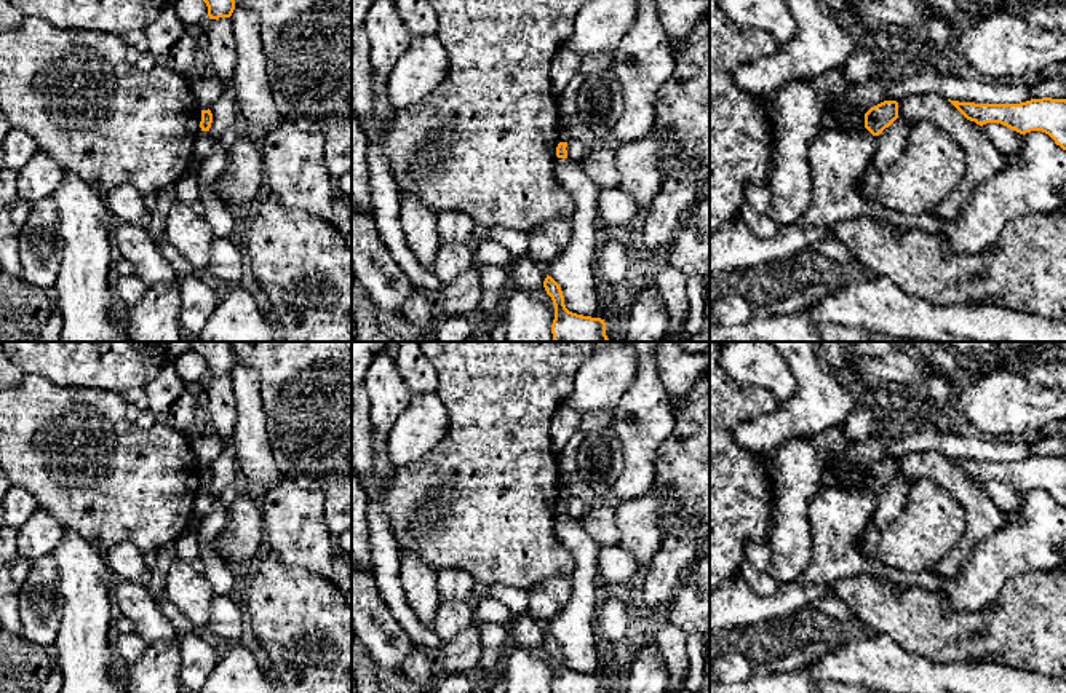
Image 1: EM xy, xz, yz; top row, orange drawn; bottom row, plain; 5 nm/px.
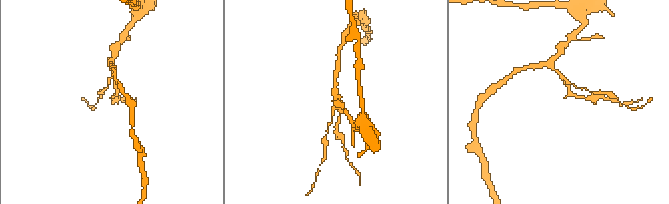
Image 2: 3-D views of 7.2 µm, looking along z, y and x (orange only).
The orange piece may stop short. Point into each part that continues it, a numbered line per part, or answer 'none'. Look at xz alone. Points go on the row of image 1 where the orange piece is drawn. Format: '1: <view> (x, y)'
none

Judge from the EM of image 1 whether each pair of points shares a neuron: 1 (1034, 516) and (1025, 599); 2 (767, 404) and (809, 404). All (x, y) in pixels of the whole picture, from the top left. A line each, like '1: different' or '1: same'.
1: different
2: different

